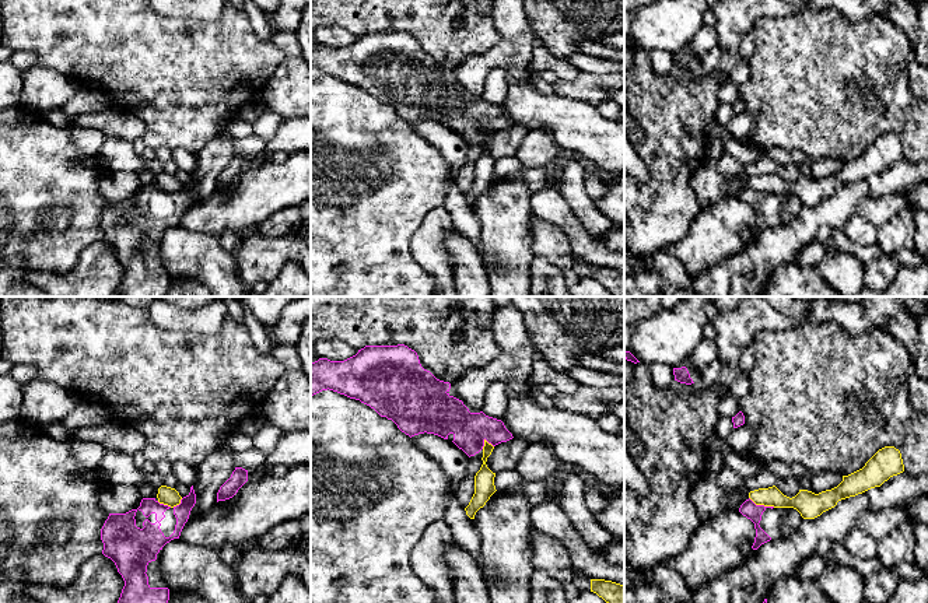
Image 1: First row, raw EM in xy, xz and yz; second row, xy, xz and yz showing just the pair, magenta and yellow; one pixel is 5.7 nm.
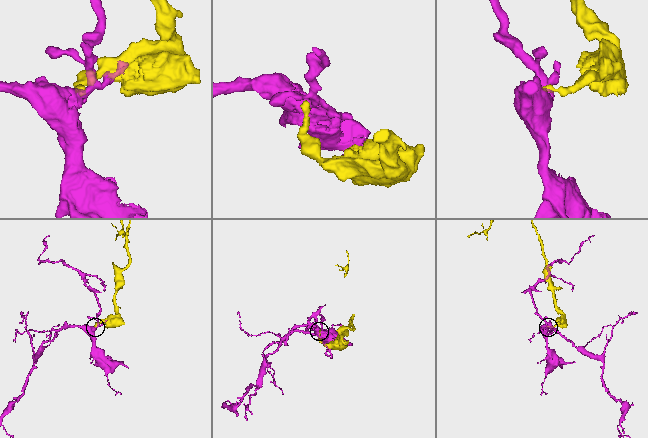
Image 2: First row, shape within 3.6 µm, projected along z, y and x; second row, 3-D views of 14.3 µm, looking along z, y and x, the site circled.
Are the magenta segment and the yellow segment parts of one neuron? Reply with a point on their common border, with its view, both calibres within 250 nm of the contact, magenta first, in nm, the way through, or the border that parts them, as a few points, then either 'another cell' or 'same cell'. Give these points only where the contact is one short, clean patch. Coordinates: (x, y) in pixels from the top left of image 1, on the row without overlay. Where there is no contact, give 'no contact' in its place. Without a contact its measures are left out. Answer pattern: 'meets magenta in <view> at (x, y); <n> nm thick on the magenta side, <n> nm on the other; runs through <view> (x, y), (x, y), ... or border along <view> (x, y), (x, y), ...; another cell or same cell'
meets magenta in xy at (170, 193); 180 nm thick on the magenta side, 110 nm on the other; border along xy (182, 185), (172, 193), (157, 188); another cell

